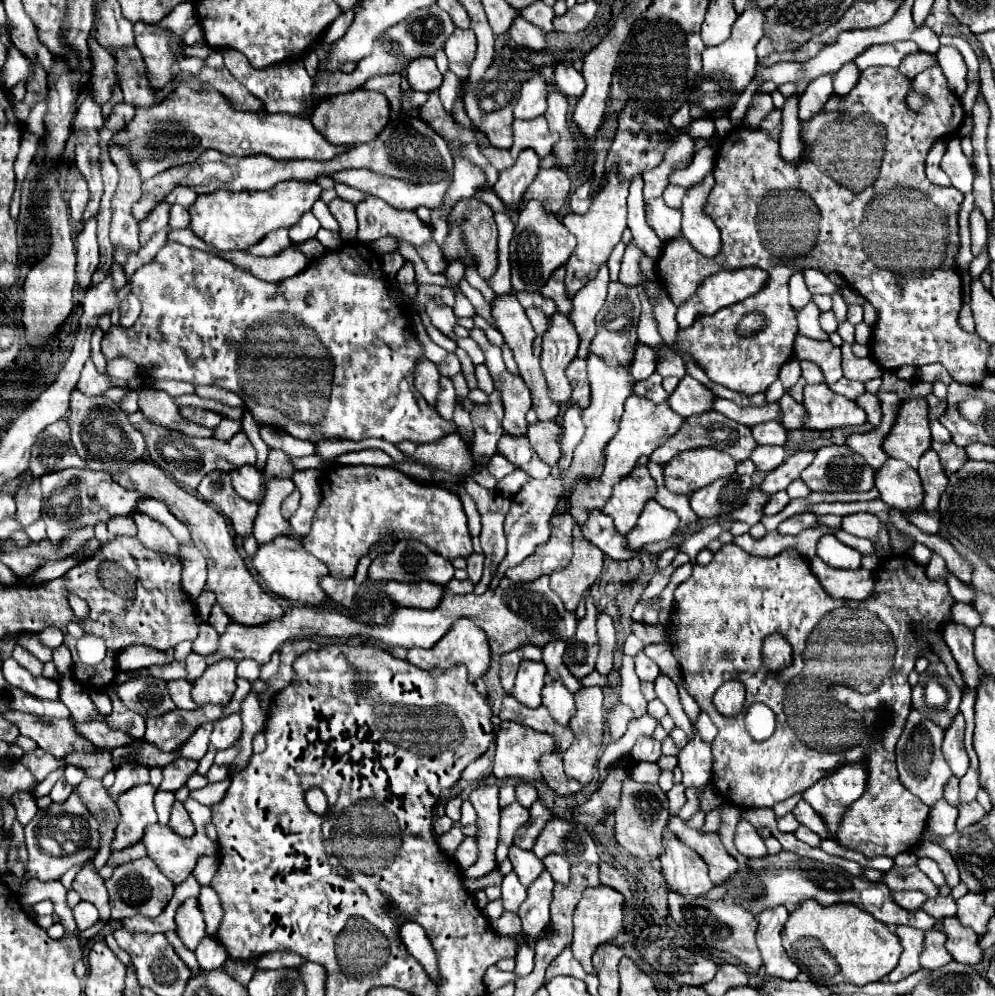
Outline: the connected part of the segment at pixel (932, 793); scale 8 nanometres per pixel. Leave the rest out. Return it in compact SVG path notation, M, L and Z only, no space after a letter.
M912 709L910 717L906 721L906 727L900 735L900 741L896 745L896 763L898 763L898 773L900 773L900 781L902 785L914 793L922 803L926 803L928 807L932 807L936 801L942 799L944 793L944 785L948 783L948 779L952 777L952 771L942 755L942 737L944 731L932 723L930 719L926 719L920 711Z

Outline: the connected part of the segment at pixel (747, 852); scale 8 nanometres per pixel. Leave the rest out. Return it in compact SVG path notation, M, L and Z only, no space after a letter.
M746 819L738 821L734 843L736 843L736 849L744 857L764 857L764 853L766 853L764 839L758 835L758 829L752 823L748 823Z

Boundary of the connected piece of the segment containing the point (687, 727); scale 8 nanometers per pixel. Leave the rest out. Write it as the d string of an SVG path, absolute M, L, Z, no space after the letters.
M660 675L660 677L656 677L654 685L656 685L656 697L668 707L668 715L674 719L674 723L676 723L680 729L686 731L688 737L692 737L690 719L688 719L688 715L684 713L684 709L682 709L682 705L680 705L678 689L676 689L676 685L672 683L672 679L666 677L666 675Z

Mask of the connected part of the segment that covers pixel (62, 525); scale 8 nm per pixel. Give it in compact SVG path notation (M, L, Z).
M88 467L64 469L64 471L42 475L40 479L42 479L42 493L44 493L42 517L46 521L48 539L52 543L60 543L62 539L66 539L72 529L84 525L96 525L98 521L106 521L112 515L130 515L134 513L136 503L144 499L144 495L136 491L122 489L108 473L92 471Z

